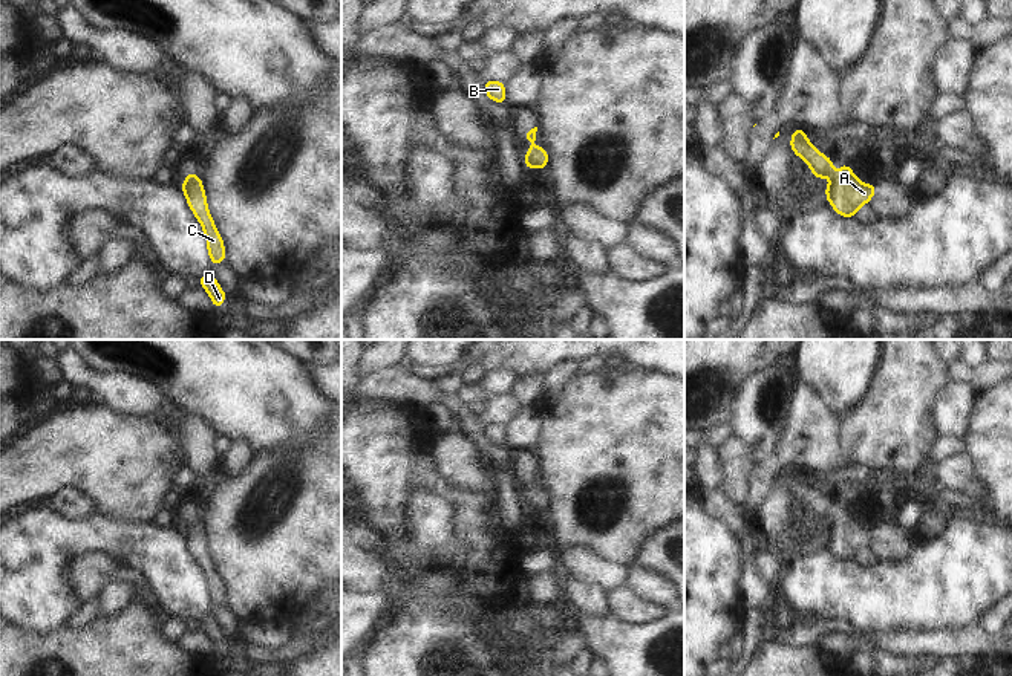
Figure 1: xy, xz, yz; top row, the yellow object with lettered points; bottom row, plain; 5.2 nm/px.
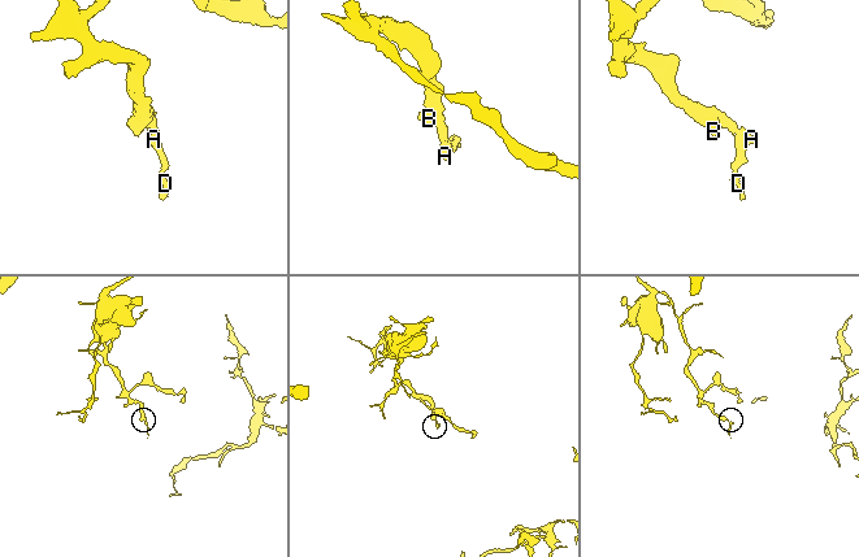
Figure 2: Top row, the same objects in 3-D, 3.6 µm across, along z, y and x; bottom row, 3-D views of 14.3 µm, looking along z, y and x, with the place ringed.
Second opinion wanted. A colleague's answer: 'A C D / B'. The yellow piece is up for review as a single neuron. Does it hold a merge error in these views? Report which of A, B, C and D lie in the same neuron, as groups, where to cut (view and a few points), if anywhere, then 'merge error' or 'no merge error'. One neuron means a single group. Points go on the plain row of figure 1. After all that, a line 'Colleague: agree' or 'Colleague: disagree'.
A B C D | no cut | no merge error
Colleague: disagree

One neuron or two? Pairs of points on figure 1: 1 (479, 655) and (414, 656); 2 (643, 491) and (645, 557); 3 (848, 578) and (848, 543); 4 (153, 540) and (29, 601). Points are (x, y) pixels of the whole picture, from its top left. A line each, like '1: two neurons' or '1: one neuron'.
1: one neuron
2: two neurons
3: two neurons
4: one neuron

